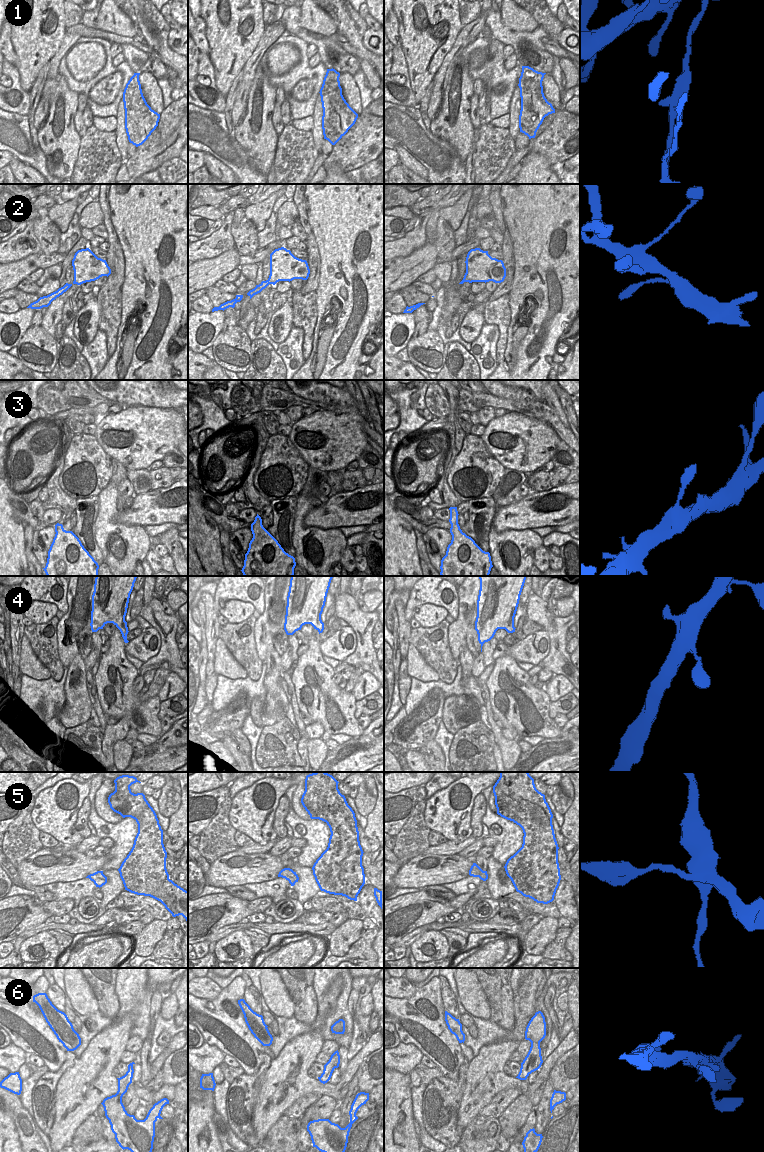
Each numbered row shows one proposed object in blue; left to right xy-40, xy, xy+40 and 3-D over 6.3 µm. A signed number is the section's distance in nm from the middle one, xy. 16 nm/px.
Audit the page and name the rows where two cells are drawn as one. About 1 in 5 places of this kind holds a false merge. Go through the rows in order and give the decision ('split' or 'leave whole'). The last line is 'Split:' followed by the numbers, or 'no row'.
1: split
2: leave whole
3: leave whole
4: leave whole
5: split
6: leave whole
Split: 1, 5

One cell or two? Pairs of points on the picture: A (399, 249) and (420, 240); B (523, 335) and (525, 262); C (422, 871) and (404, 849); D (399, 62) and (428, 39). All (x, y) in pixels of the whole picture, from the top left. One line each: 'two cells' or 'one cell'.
A: one cell
B: one cell
C: two cells
D: two cells

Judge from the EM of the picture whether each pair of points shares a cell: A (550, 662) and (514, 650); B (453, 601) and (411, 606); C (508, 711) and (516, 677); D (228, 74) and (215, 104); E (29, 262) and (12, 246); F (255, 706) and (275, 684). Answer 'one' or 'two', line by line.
A: two
B: one
C: one
D: two
E: two
F: two

